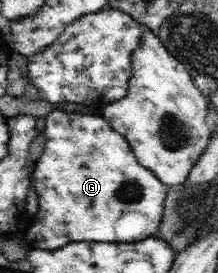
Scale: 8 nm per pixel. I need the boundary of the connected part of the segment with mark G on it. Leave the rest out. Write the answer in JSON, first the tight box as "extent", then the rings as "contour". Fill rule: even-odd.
{"extent":[24,109,169,249],"contour":[[[63,109],[53,110],[46,118],[45,145],[42,155],[34,163],[30,177],[31,187],[36,190],[38,209],[32,213],[32,227],[24,233],[30,249],[60,248],[70,241],[95,241],[109,243],[132,243],[158,234],[162,221],[166,191],[169,184],[162,181],[150,169],[141,166],[126,138],[97,115],[67,113]],[[122,231],[122,237],[116,235]]]}

